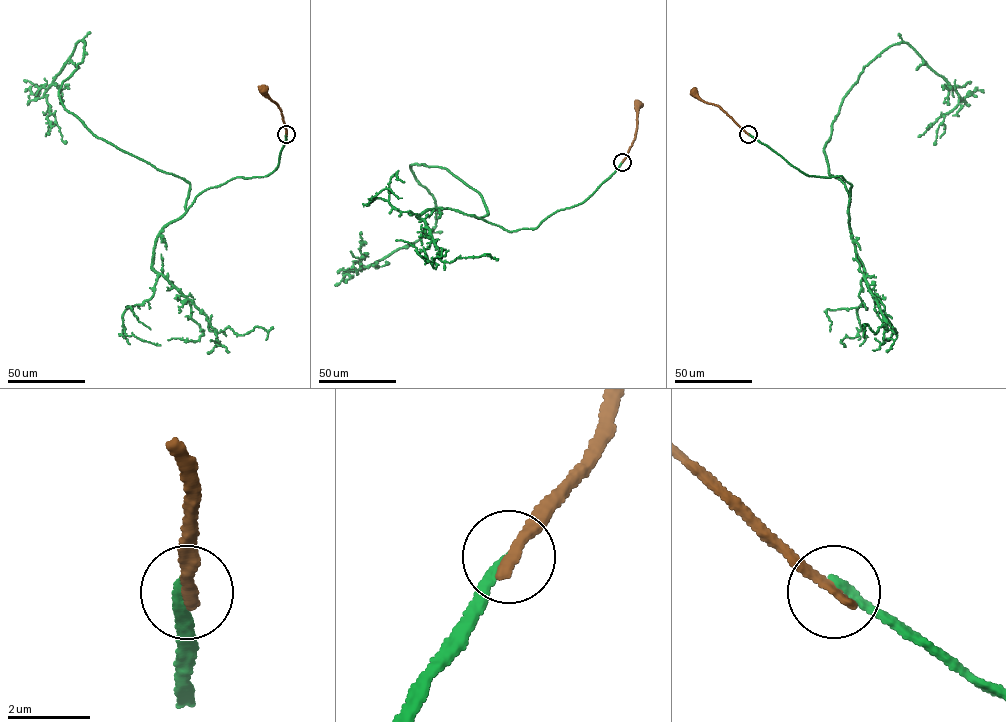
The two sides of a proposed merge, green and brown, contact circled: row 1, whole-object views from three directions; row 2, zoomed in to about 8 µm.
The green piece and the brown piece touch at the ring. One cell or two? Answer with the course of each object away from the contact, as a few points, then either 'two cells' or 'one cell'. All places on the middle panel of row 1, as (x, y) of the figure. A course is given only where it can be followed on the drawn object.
course green (622, 162), (514, 231), (412, 164), (435, 226), (358, 270), (368, 254); course brown (622, 162), (635, 135), (637, 104); two cells

